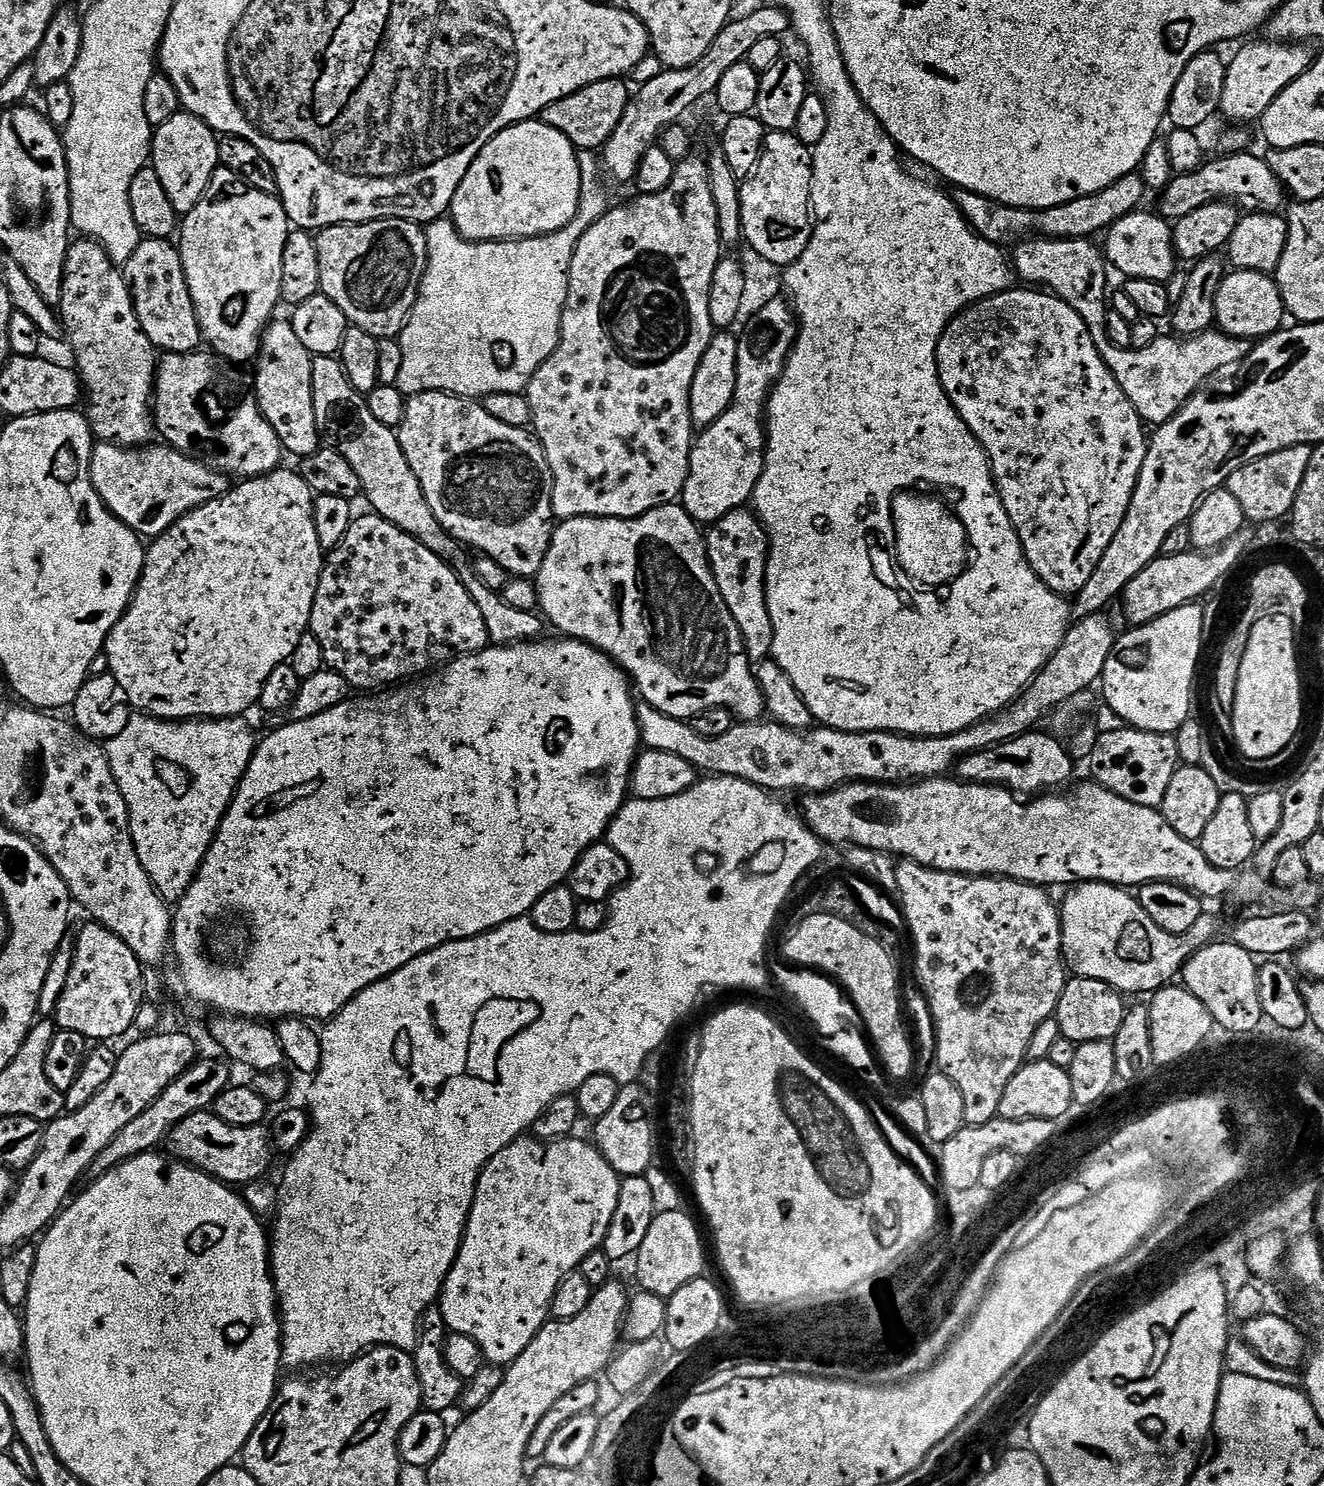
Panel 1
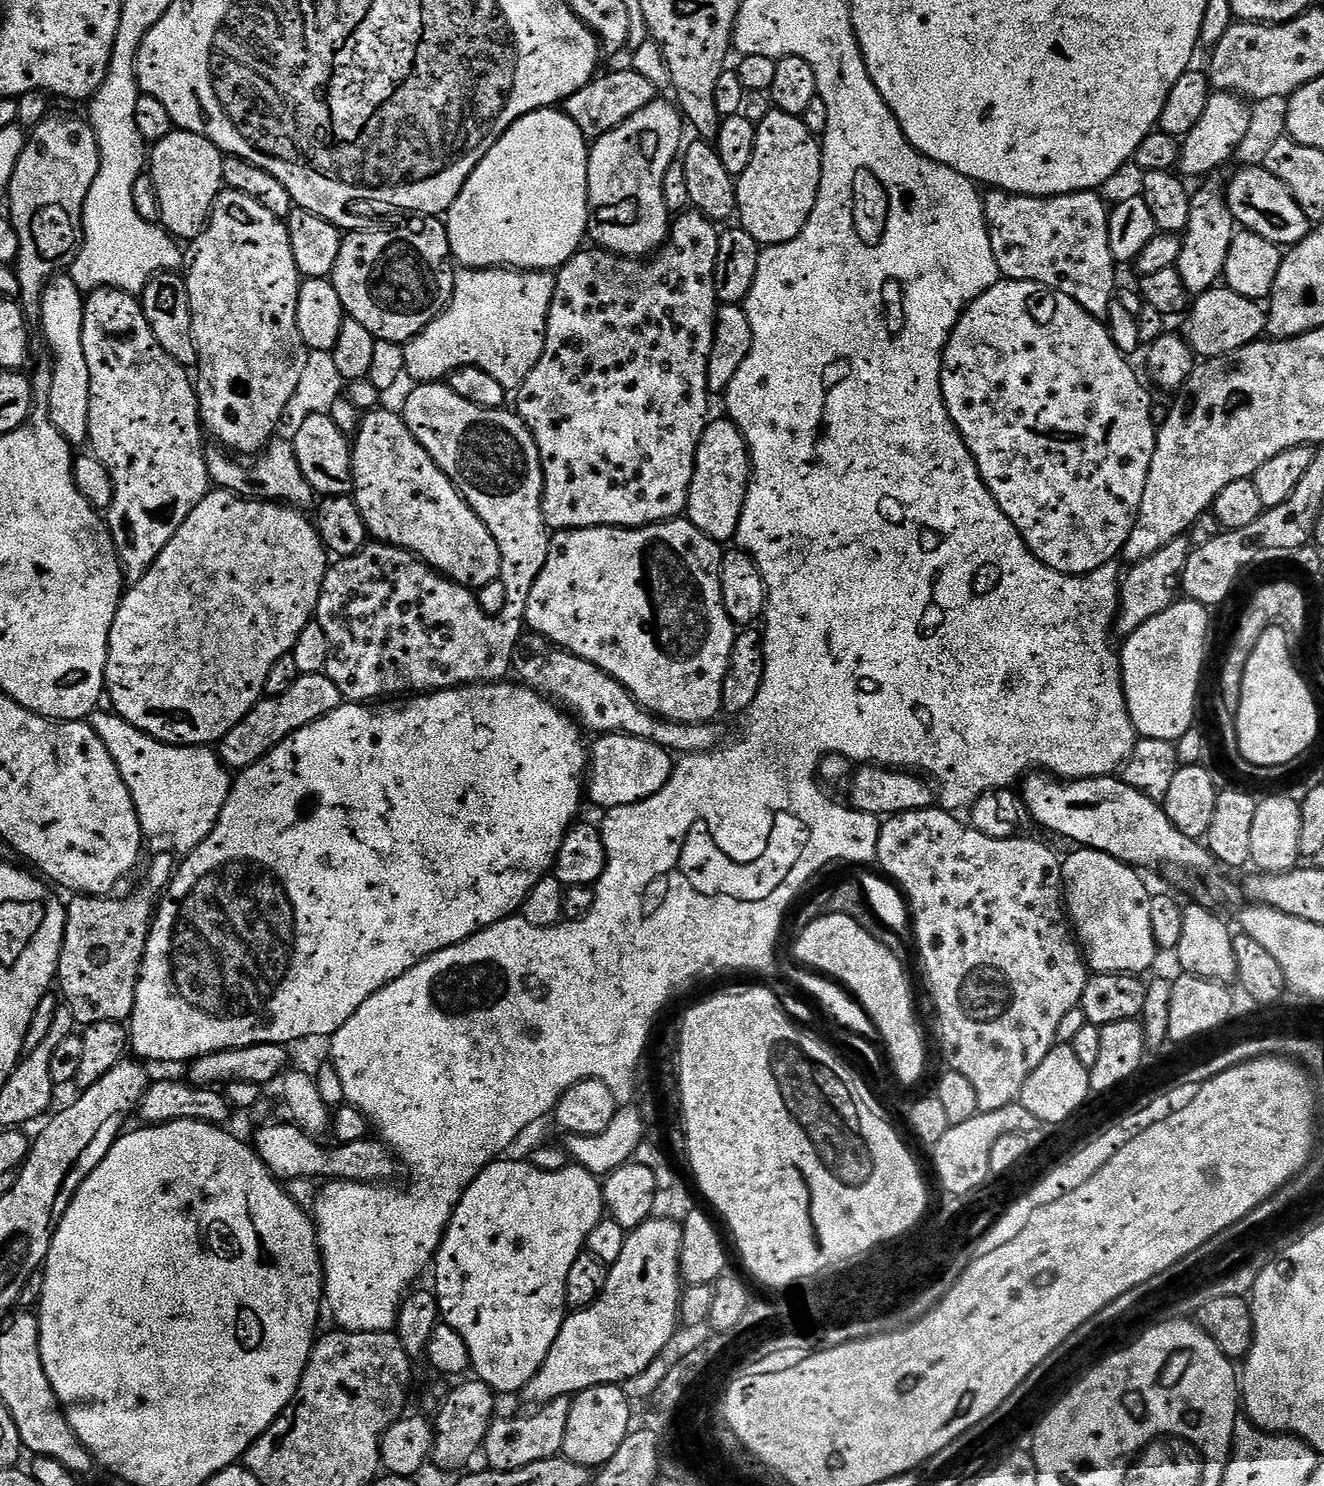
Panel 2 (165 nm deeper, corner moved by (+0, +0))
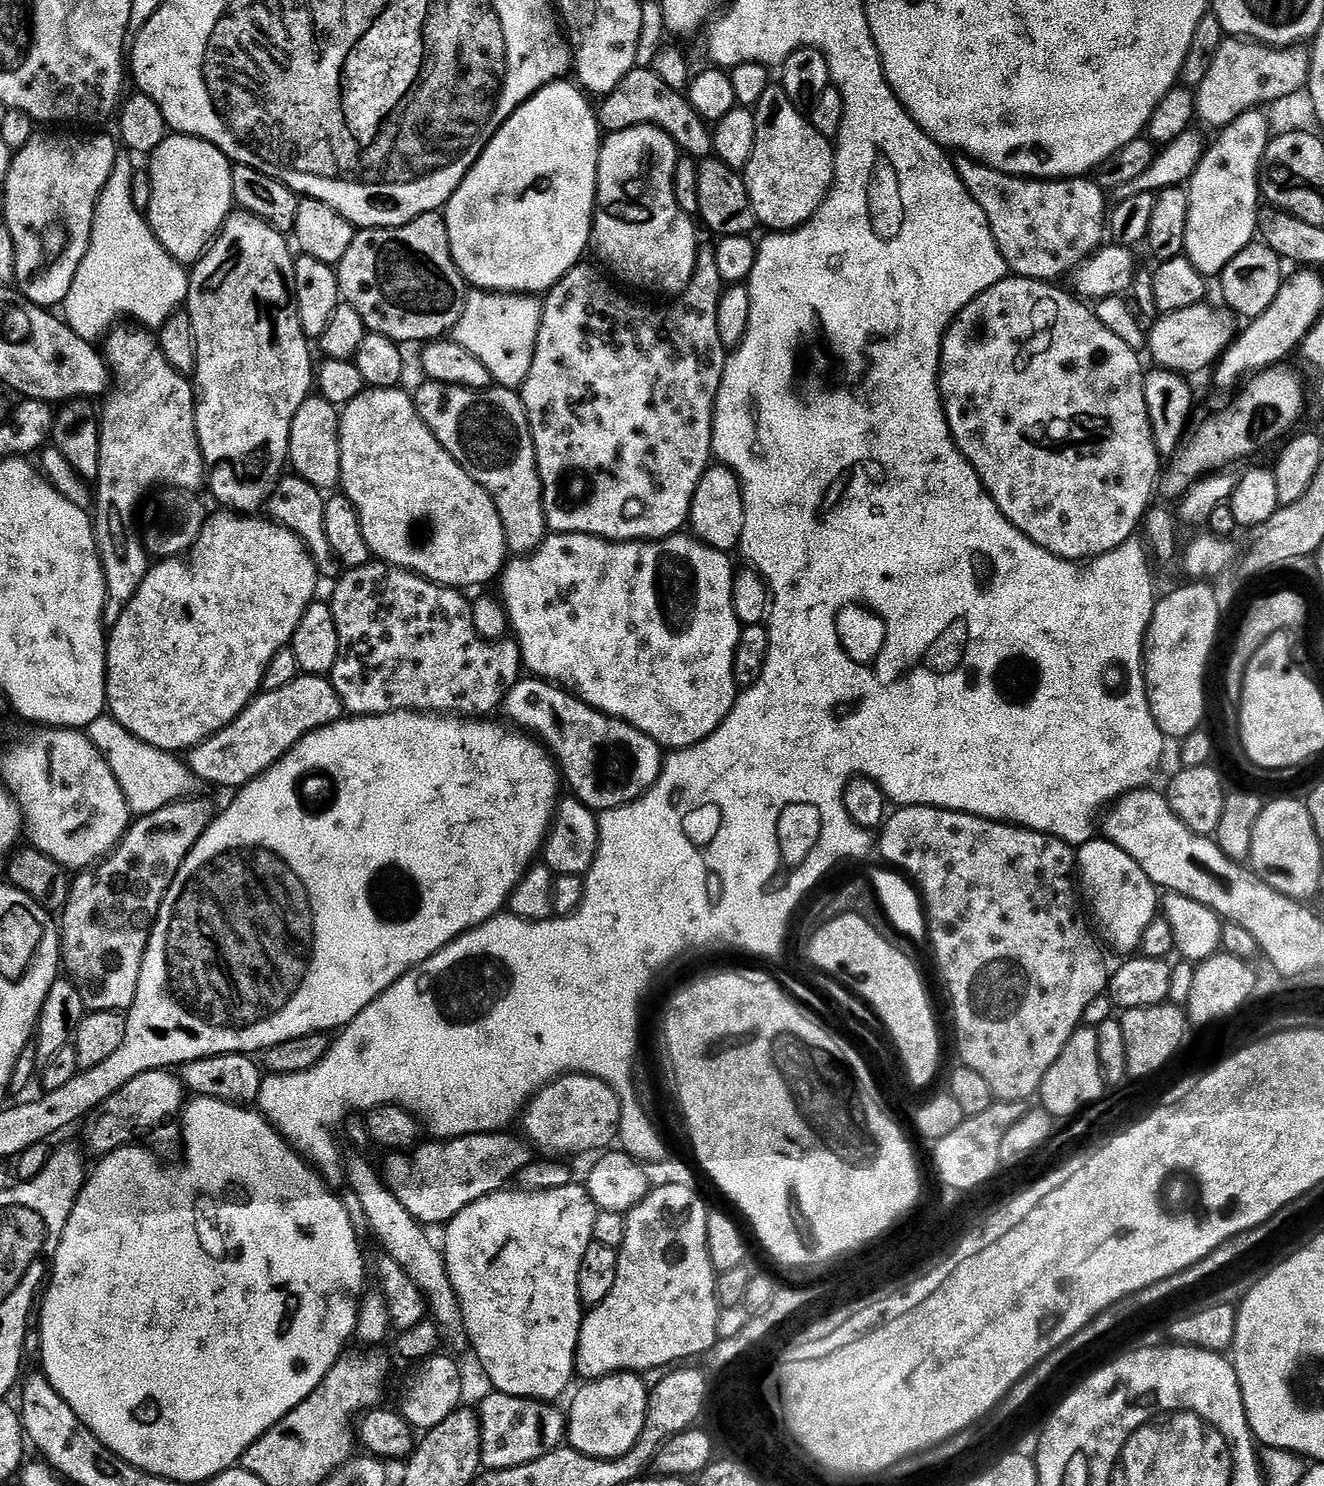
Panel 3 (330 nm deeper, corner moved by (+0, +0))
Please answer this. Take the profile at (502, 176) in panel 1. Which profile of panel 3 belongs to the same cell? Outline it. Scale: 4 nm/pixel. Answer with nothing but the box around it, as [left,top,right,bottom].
[442,82,602,294]

